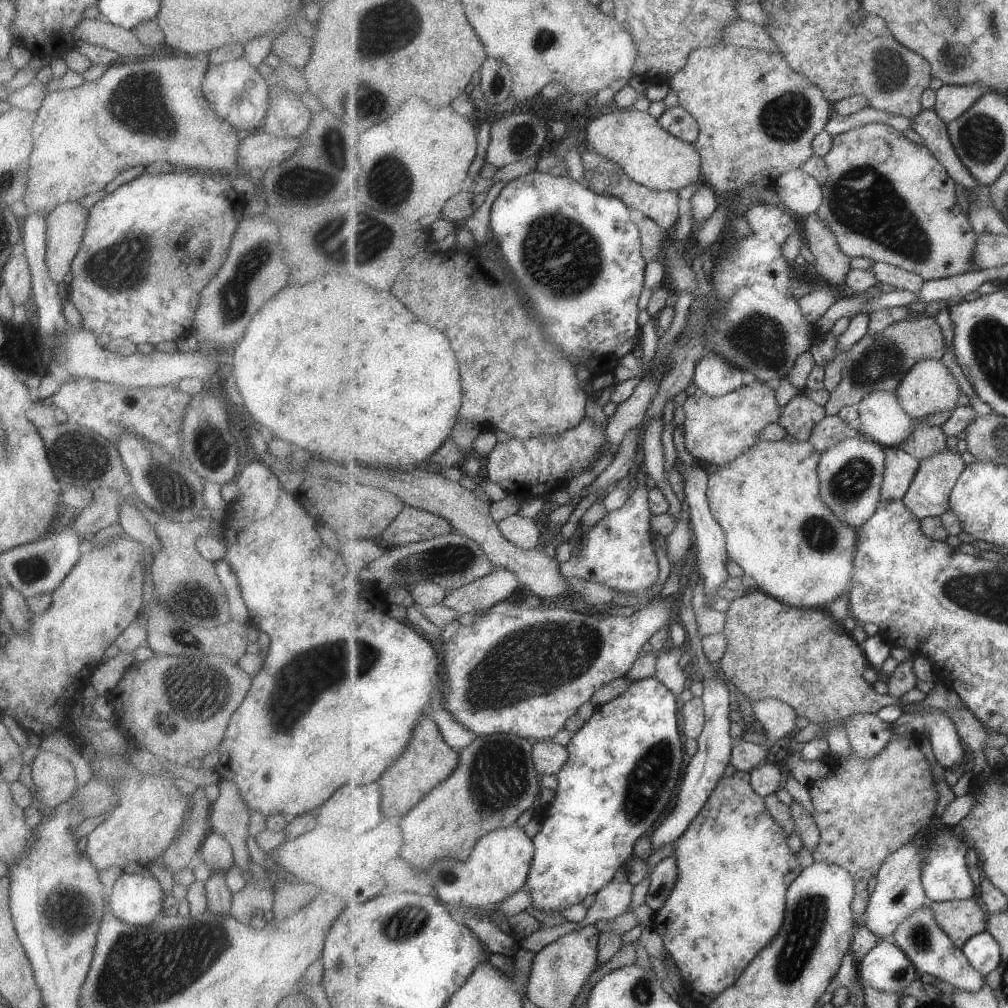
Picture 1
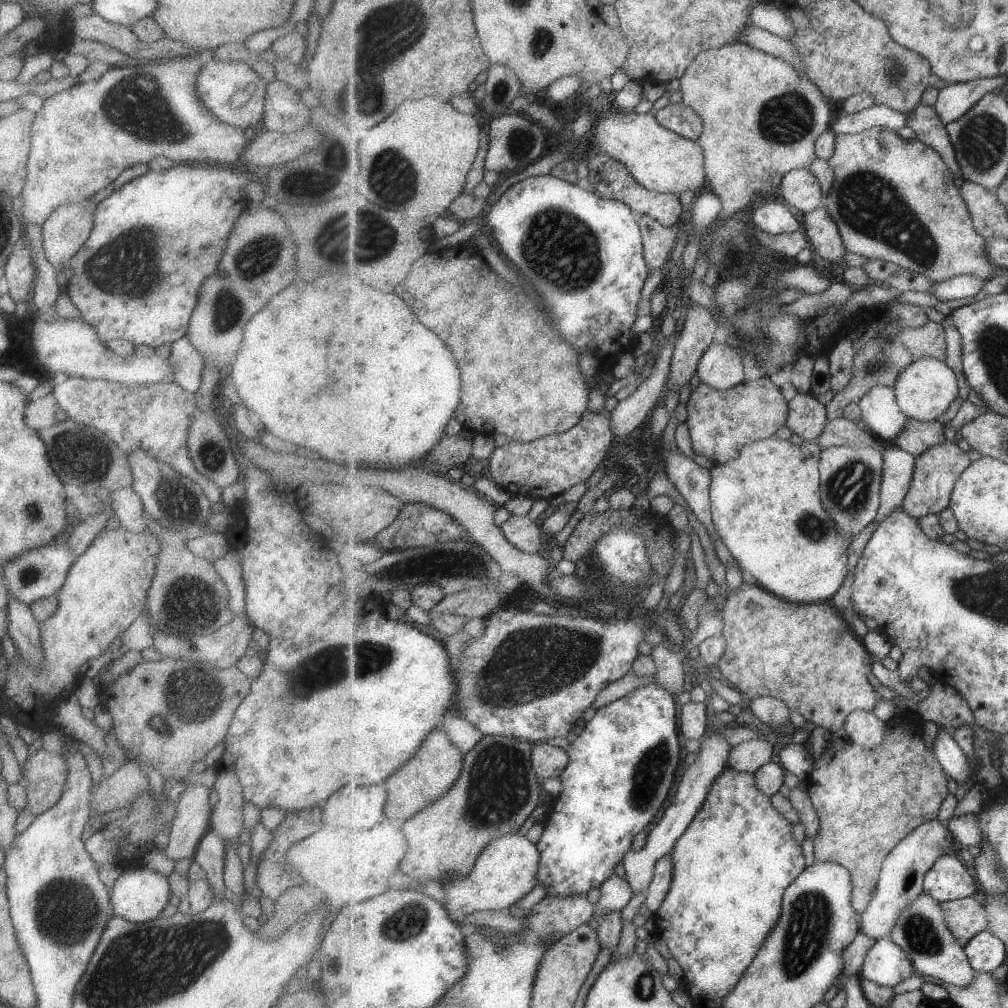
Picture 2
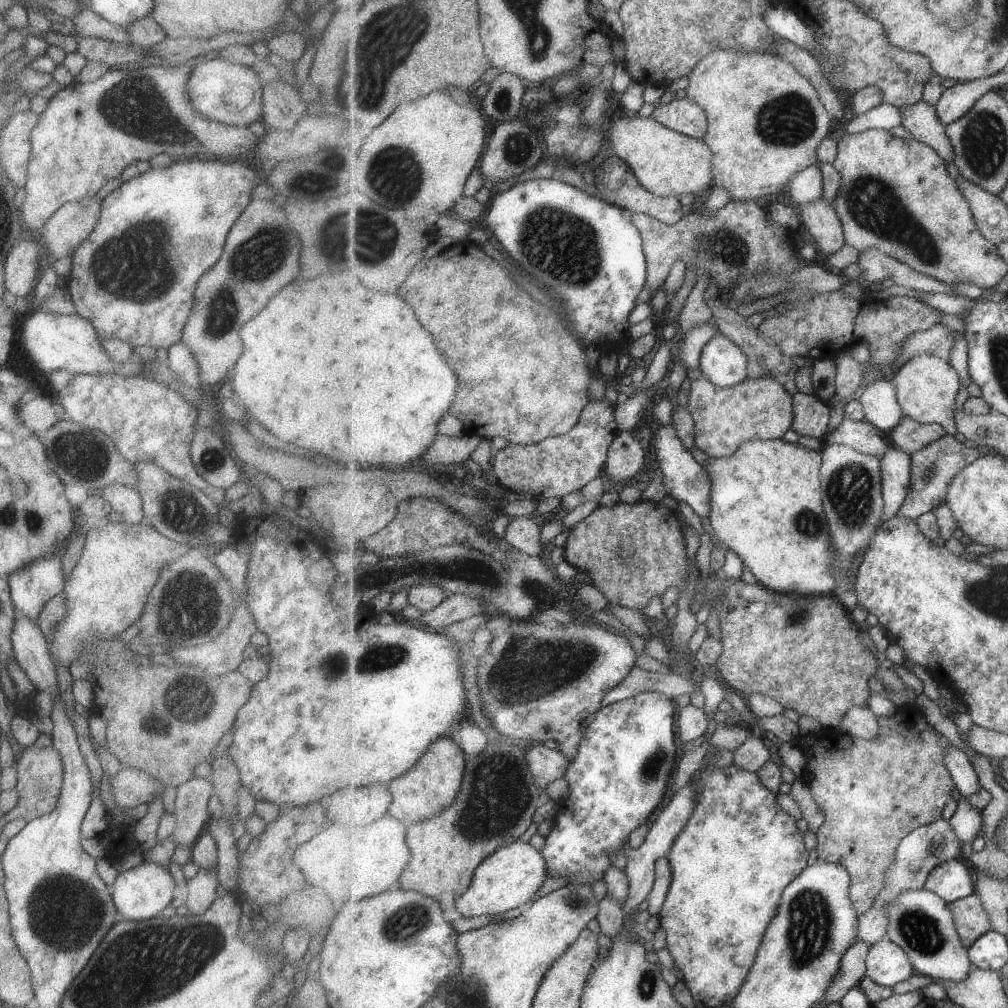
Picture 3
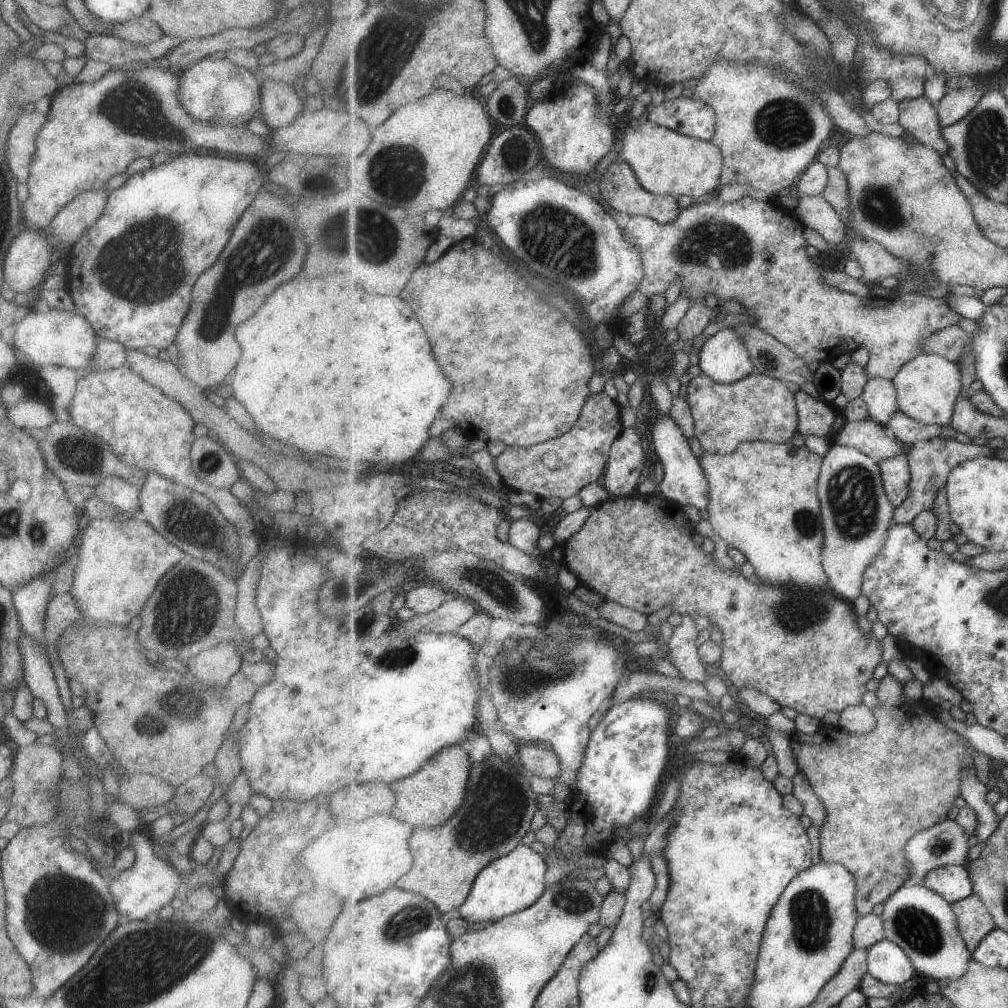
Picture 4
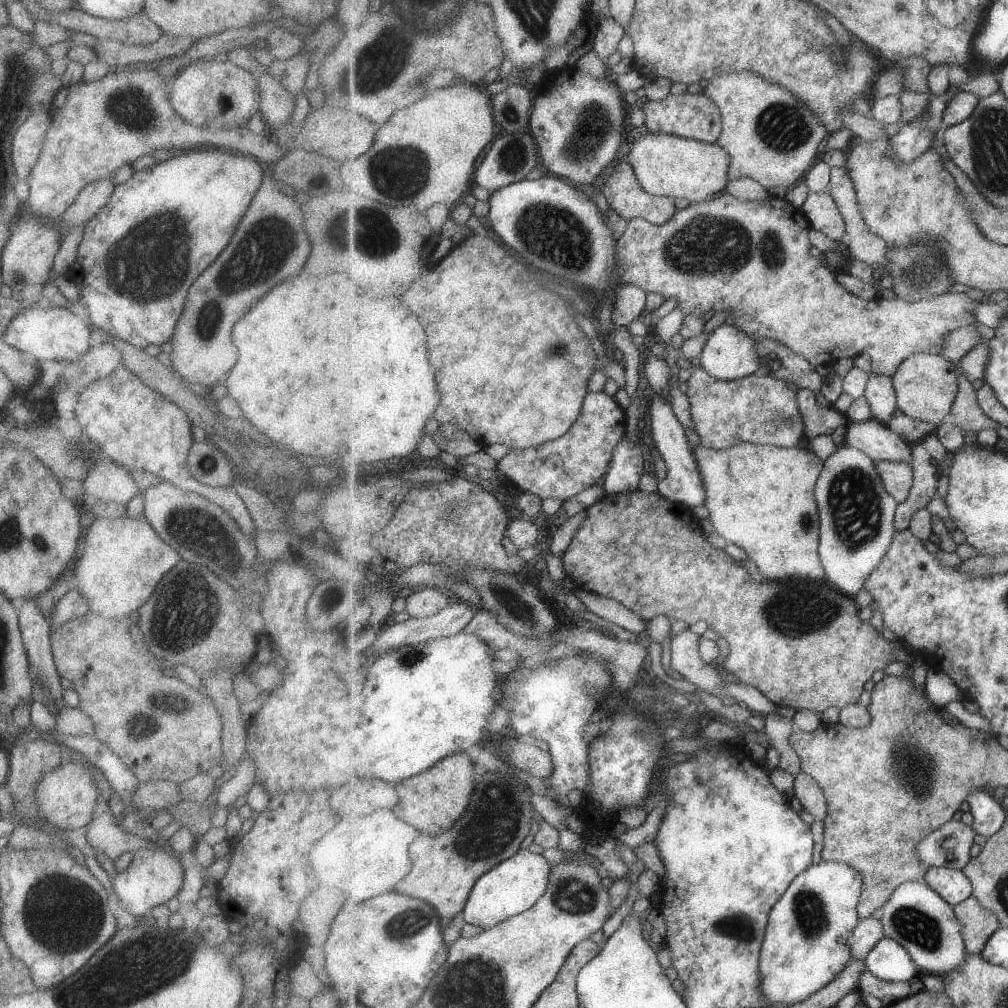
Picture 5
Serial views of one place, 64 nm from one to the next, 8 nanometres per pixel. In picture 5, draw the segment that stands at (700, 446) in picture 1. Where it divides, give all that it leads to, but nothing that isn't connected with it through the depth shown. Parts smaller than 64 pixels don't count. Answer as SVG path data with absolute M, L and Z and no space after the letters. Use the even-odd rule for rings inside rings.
M704 366L692 371L688 380L688 396L692 403L695 430L701 438L701 443L708 448L732 448L739 442L750 441L759 445L776 445L779 447L794 448L802 439L807 437L808 428L803 412L799 405L799 392L788 386L788 382L779 377L768 374L754 373L738 380L720 380L712 376L712 372Z

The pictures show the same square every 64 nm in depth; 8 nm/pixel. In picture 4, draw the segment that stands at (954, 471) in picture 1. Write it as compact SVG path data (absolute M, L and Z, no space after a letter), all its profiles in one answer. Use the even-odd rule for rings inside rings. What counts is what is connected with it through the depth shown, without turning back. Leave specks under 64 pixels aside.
M938 437L924 442L922 445L908 449L913 468L913 481L911 484L911 495L899 506L895 512L896 524L913 524L917 516L922 512L935 508L936 499L939 498L940 491L947 486L949 478L954 468L958 465L974 460L980 456L985 456L988 452L987 446L964 444L958 440L946 440Z

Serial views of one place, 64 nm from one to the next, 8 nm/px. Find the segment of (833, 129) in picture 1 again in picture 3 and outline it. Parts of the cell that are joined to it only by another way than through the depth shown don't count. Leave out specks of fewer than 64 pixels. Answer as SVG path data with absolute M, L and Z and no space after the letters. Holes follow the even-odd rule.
M884 101L870 112L851 115L850 120L846 120L846 124L843 125L846 133L851 135L863 133L870 129L892 130L896 126L904 125L904 115L898 106Z

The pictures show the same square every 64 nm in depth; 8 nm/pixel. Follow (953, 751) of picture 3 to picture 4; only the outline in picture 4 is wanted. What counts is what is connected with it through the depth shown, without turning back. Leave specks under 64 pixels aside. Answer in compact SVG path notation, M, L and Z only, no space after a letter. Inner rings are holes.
M964 768L963 797L980 816L977 836L979 844L986 845L988 839L1000 828L1004 817L999 817L994 810L994 804L988 800L991 787L980 780L980 776L972 768Z

